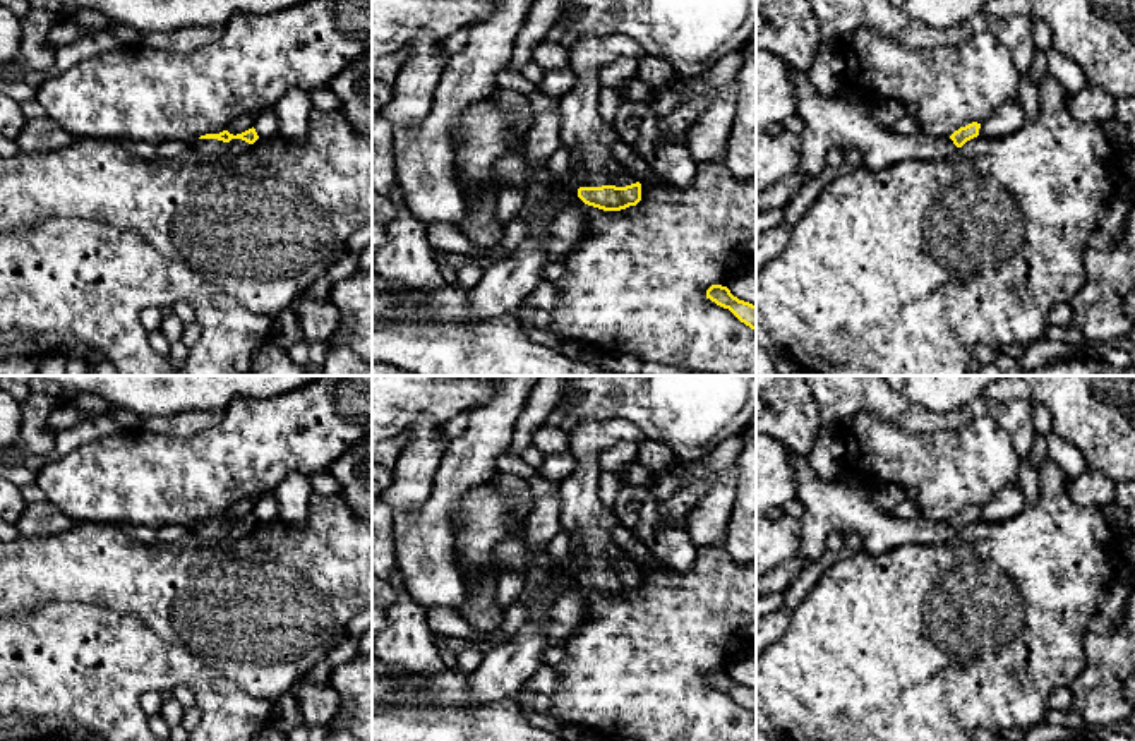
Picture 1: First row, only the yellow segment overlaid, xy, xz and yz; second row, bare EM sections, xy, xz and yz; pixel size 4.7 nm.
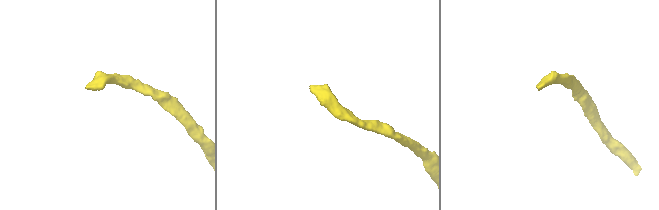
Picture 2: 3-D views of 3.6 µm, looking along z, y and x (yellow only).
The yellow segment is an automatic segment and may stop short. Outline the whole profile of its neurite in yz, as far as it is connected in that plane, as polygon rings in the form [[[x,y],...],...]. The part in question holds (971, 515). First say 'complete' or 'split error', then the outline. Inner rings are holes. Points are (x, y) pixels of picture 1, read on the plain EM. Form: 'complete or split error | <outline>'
split error | [[[792,451],[796,499],[804,506],[797,557],[818,561],[826,552],[832,532],[856,532],[864,551],[876,556],[905,544],[941,544],[979,520],[972,506],[950,521],[931,521],[922,515],[905,520],[880,508],[864,484],[821,480],[806,455]]]

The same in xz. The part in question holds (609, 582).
split error | [[[628,419],[583,420],[569,432],[576,470],[559,482],[561,525],[571,533],[569,549],[580,563],[578,581],[604,595],[621,595],[641,585],[641,568],[629,559],[612,559],[614,508],[598,496],[600,455],[621,441],[640,444],[641,429]]]

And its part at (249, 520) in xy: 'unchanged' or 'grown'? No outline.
grown

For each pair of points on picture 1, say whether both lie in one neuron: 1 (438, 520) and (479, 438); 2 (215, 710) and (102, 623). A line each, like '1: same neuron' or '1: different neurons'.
1: same neuron
2: same neuron

